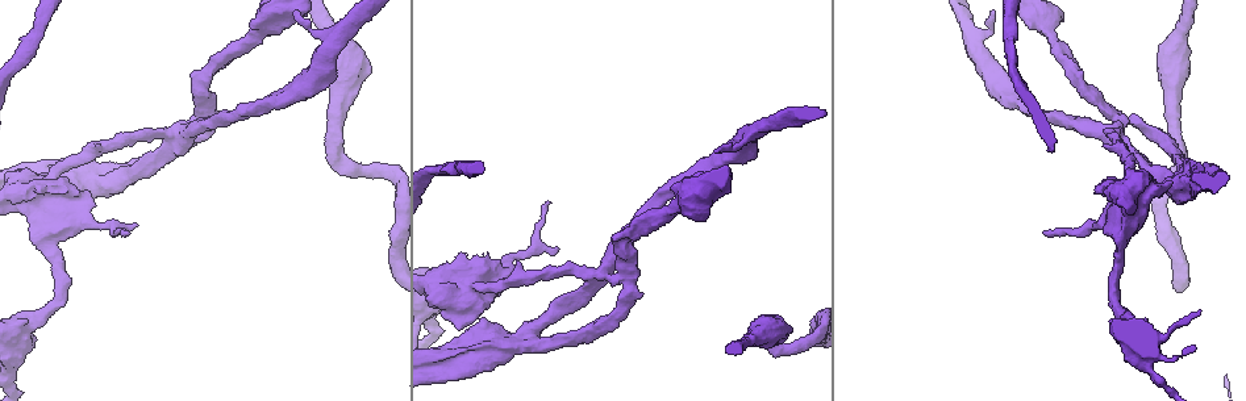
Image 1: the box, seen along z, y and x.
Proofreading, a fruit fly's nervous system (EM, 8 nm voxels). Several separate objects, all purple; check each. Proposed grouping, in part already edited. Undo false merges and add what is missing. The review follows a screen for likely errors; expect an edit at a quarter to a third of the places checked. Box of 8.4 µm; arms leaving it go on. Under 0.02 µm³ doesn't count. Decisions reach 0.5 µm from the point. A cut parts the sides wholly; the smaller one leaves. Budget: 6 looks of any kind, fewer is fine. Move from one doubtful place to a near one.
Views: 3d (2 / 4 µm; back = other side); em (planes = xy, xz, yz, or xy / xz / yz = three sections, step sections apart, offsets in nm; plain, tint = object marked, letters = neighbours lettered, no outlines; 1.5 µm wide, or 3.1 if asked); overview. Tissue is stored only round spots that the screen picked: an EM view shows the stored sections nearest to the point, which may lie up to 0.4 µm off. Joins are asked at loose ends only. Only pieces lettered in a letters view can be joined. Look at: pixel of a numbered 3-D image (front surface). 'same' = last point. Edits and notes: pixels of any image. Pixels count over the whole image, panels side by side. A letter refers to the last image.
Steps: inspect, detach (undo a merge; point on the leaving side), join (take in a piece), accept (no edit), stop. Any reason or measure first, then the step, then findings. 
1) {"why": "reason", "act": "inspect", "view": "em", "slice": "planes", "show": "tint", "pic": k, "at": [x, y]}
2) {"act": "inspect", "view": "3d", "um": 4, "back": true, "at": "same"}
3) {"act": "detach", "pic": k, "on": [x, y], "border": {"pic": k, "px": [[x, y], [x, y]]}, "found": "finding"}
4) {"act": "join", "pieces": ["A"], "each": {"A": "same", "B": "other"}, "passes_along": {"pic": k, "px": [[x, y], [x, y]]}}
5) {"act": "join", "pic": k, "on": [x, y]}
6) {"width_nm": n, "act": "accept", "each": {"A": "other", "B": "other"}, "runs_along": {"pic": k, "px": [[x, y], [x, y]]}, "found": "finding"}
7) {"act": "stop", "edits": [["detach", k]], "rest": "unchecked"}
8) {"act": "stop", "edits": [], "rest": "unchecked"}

{"why": "sharp bend", "act": "inspect", "view": "em", "um": 3.1, "slice": "planes", "show": "letters", "pic": 1, "at": [339, 164]}

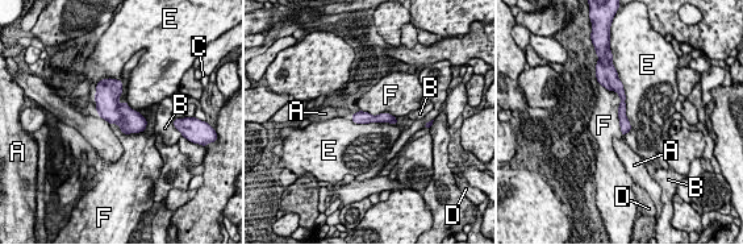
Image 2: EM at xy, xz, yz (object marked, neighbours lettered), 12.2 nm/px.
{"longest_contact_nm": ["E", 750], "act": "accept", "each": {"A": "other", "B": "other", "C": "other", "D": "other", "E": "other", "F": "other"}, "runs_along": {"pic": 2, "px": [[614, 82], [622, 96], [625, 129]]}, "found": "continuous, no second cell"}

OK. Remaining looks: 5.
{"why": "an open end", "act": "inspect", "view": "3d", "um": 4, "back": true, "pic": 1, "at": [556, 251]}

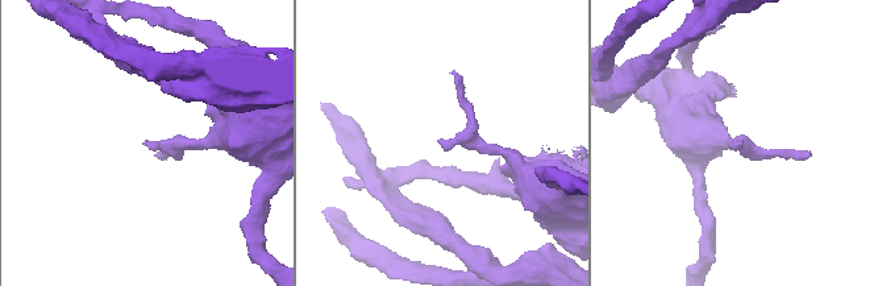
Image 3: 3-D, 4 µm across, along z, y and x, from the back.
{"act": "inspect", "view": "em", "slice": "xz", "step": 4, "show": "tint", "pic": 3, "at": [146, 144]}

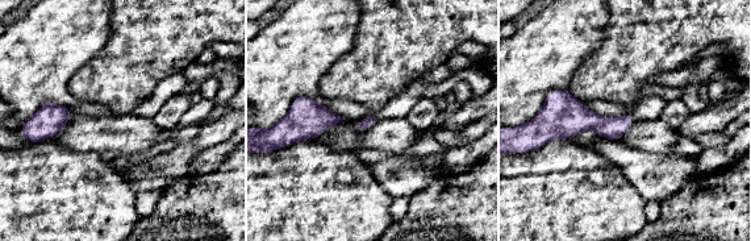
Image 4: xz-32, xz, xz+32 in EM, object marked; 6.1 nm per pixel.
{"why": "cut it another way", "act": "inspect", "view": "em", "slice": "planes", "show": "letters", "at": "same"}

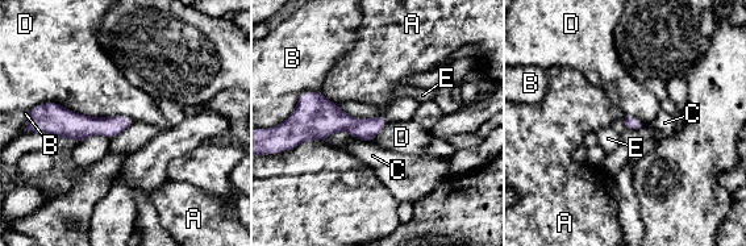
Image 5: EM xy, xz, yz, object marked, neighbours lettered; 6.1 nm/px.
{"act": "accept", "each": {"A": "other", "B": "other", "C": "other", "D": "other", "E": "other"}, "border": {"pic": 5, "px": [[36, 105], [125, 117]]}, "found": "no lettered piece goes on from it"}

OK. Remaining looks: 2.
{"why": "thick end", "act": "inspect", "view": "em", "slice": "xy", "step": 8, "show": "letters", "pic": 1, "at": [1097, 192]}

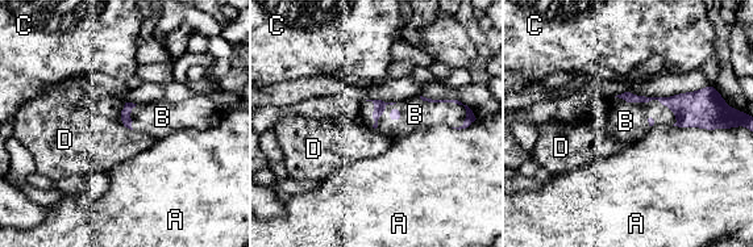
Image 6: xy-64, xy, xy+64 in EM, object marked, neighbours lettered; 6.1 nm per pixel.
{"act": "inspect", "view": "em", "slice": "xz", "step": 8, "show": "letters", "at": "same"}

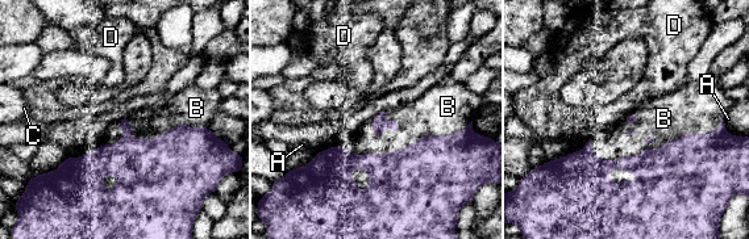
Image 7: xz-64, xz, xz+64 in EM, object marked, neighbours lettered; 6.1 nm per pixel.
{"act": "join", "pieces": ["B"], "each": {"A": "other", "B": "same", "C": "other", "D": "other"}, "passes_along": {"pic": 7, "px": [[679, 183], [653, 151], [664, 118]]}, "found": "the cell continues"}

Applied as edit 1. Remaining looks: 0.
{"act": "stop", "edits": [["join", 7]], "rest": "unchecked"}

